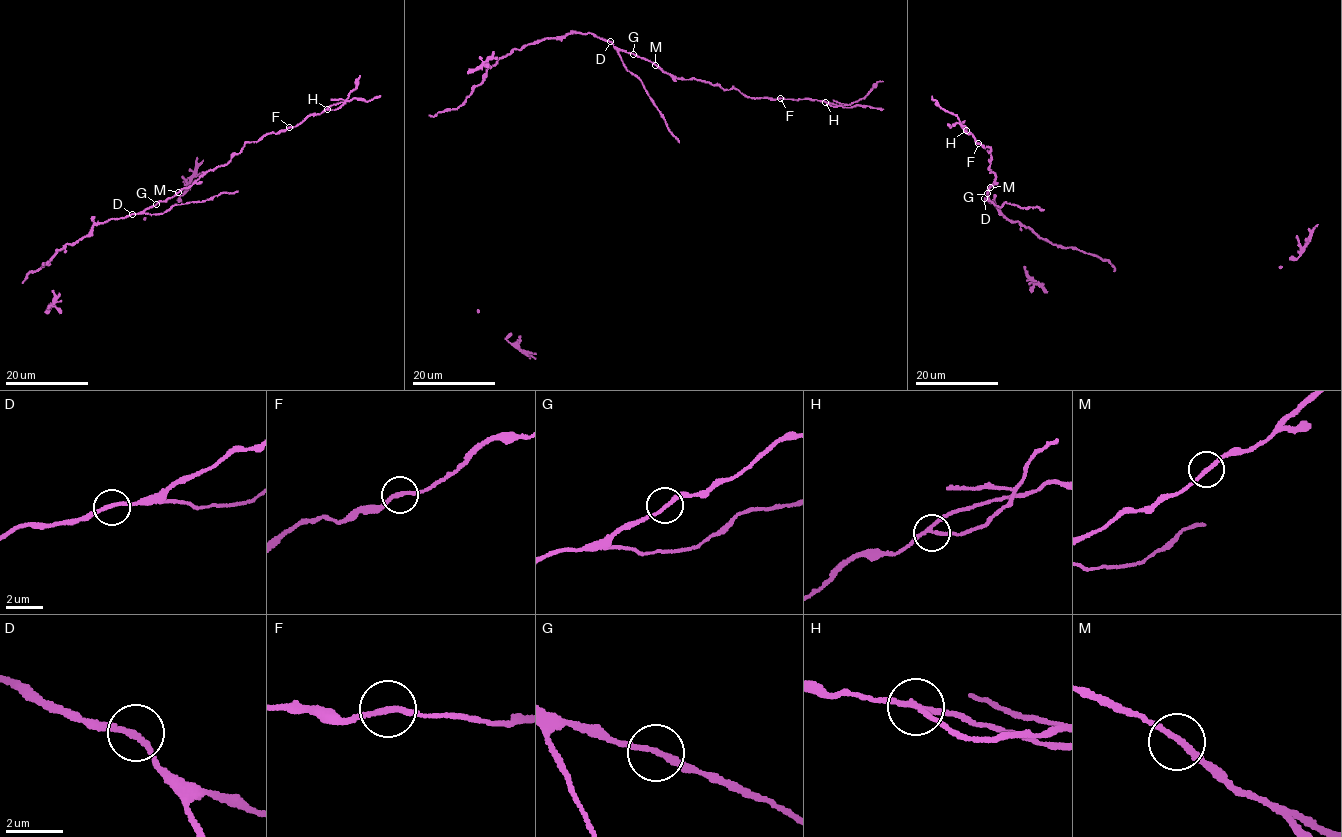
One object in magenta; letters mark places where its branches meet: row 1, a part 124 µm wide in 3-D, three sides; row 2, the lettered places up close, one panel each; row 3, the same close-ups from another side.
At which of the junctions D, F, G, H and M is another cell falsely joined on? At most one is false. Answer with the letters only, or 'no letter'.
H

